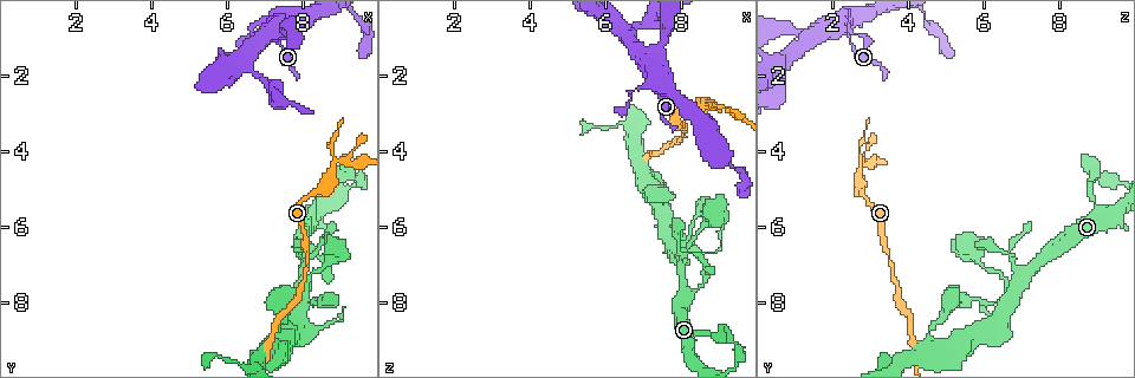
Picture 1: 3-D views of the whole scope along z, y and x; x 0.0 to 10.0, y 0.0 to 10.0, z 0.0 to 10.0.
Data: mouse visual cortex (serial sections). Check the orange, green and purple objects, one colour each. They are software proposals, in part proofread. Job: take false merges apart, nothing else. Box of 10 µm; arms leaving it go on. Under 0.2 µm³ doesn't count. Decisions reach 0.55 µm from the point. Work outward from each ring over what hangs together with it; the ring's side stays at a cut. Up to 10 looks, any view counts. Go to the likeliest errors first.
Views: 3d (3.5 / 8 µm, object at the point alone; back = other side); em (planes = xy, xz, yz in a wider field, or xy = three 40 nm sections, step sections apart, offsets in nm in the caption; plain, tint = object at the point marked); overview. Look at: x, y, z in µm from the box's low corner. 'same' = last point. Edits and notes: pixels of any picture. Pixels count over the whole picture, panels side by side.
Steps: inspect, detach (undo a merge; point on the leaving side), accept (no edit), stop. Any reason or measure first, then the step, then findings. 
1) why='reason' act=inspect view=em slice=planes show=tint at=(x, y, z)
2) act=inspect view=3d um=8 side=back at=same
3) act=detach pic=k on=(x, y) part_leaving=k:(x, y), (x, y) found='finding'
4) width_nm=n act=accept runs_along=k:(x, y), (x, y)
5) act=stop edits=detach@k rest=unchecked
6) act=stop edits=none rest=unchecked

why='sudden change in width' act=inspect view=3d um=3.5 at=(9.05, 4.30, 2.85)

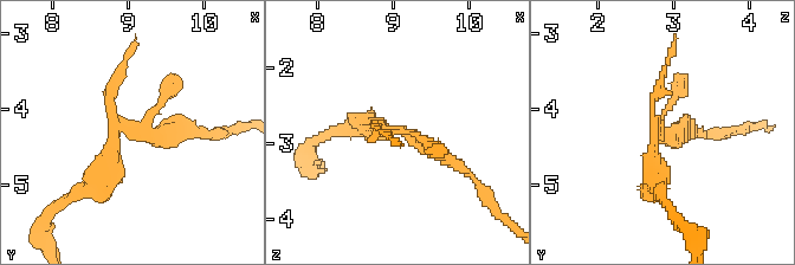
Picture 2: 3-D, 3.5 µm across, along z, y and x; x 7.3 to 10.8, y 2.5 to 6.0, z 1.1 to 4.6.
why='now the EM' act=inspect view=em slice=xy step=5 show=tint at=(9.00, 4.25, 2.85)

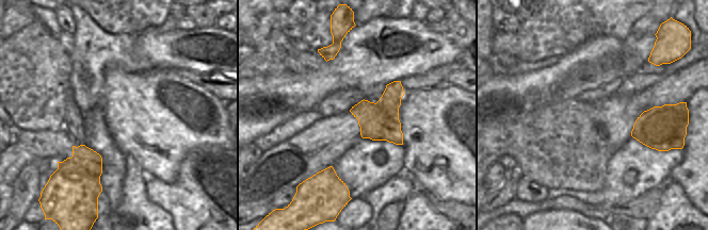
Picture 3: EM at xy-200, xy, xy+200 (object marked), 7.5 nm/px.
act=detach pic=2 on=(162, 135) part_leaving=2:(117, 124), (147, 139), (201, 128) found='a second cell is stuck on'

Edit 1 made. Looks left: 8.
why='redraw' act=inspect view=overview

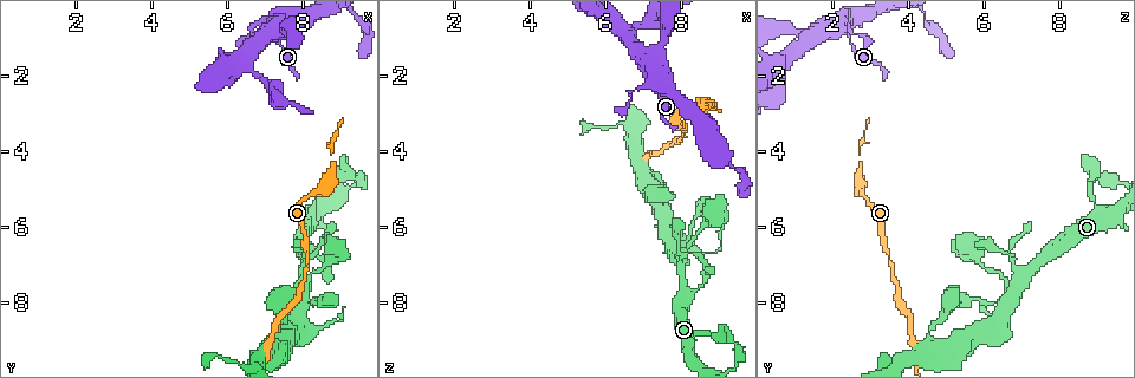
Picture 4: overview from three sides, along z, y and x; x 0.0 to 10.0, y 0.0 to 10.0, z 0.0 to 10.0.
why='two arms in line, one across' act=inspect view=em slice=xy step=2 show=tint at=(8.05, 7.55, 6.85)

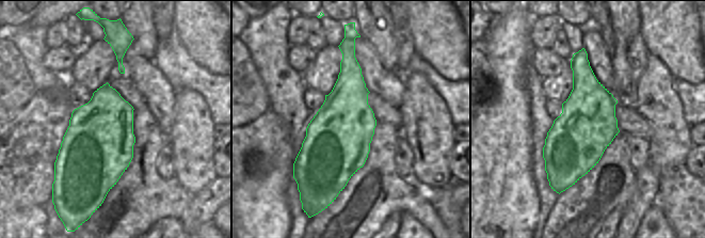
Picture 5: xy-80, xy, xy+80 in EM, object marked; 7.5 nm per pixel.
why='see where the arms go' act=inspect view=3d um=3.5 side=back at=same

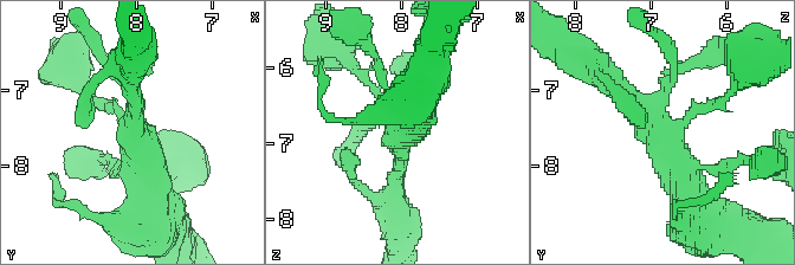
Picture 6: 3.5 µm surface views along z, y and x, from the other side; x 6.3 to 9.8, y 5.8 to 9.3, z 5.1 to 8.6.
act=accept runs_along=6:(603, 75), (655, 122), (689, 198) found='one cell here'

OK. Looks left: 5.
why='abrupt turn' act=inspect view=3d um=8 at=(7.55, 0.65, 2.25)

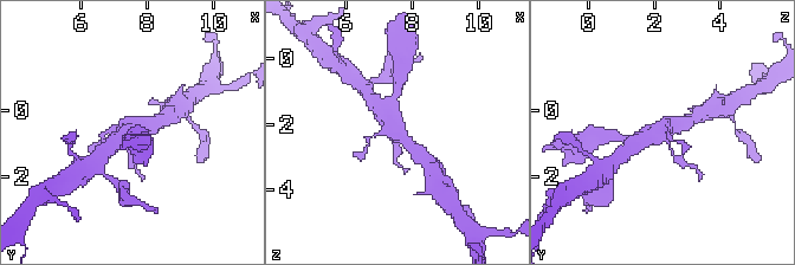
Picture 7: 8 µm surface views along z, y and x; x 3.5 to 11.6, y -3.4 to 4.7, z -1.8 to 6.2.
why='closer look' act=inspect view=3d um=3.5 at=same

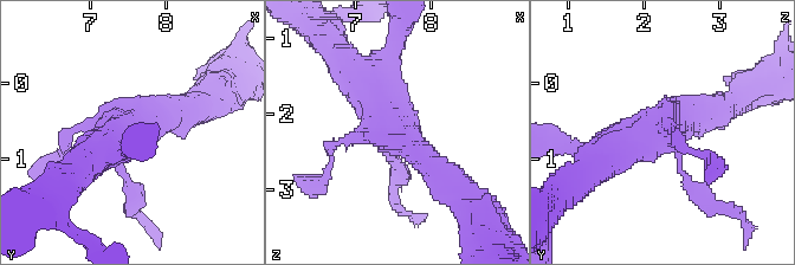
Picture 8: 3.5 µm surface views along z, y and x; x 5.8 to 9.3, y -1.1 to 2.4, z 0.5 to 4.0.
act=inspect view=em slice=xy step=1 show=tint at=(7.50, 0.65, 2.25)

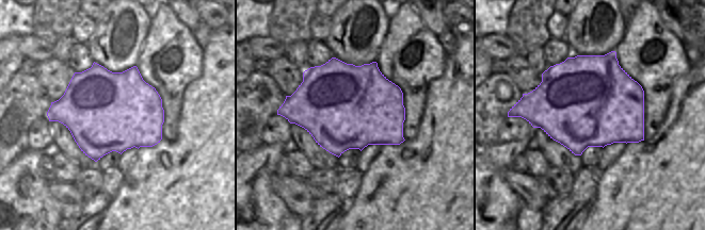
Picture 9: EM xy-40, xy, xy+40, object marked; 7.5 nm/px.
act=accept runs_along=8:(401, 169), (354, 72) found='one cell here'

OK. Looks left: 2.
why='two arms in line, one across' act=inspect view=3d um=8 at=(6.50, 1.45, 0.90)

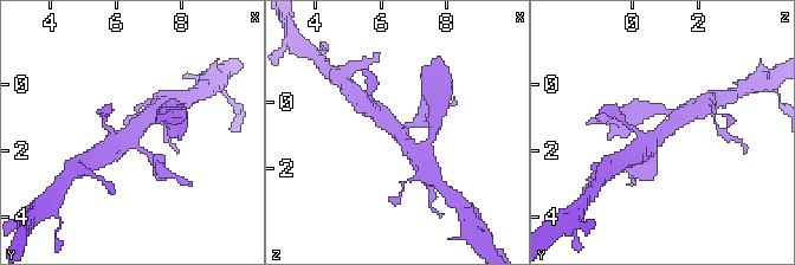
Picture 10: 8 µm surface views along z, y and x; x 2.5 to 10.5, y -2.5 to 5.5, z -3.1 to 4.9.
why='zoom in' act=inspect view=3d um=3.5 at=same

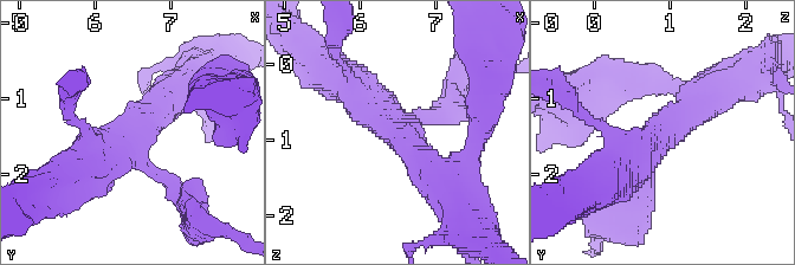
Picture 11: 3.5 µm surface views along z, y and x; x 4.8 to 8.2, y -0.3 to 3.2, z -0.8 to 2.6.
arms=3 act=accept runs_along=11:(441, 180), (347, 84) found='all the same cell'

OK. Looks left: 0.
act=stop edits=detach@2 rest=unchecked

